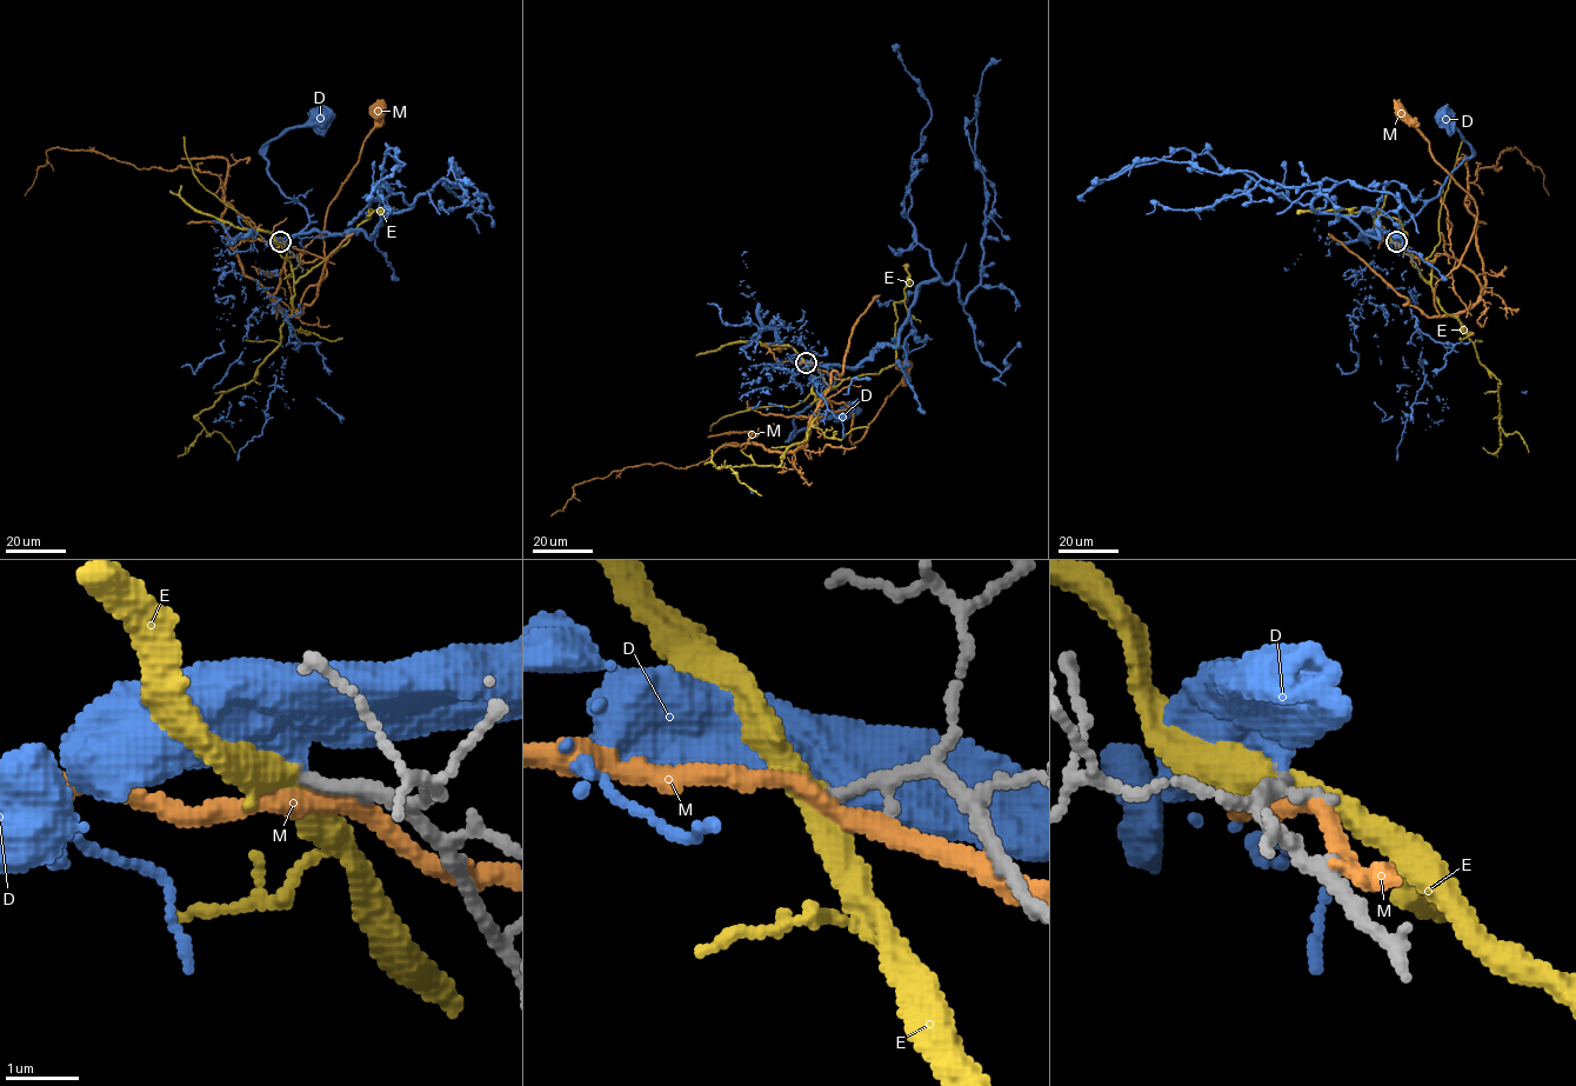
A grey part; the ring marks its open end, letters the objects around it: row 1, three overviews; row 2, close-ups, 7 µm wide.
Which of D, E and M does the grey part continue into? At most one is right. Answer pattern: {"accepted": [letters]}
{"accepted": ["D"]}

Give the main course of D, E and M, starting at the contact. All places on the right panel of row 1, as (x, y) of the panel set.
D: (1396, 242), (1400, 230), (1470, 157), (1471, 147), (1454, 127), (1443, 122)
E: (1396, 242), (1431, 265), (1438, 305), (1500, 381), (1500, 426), (1517, 432), (1529, 453)
M: (1396, 242), (1424, 261), (1454, 257), (1481, 297), (1438, 315), (1435, 284), (1458, 264), (1477, 206), (1398, 110)

